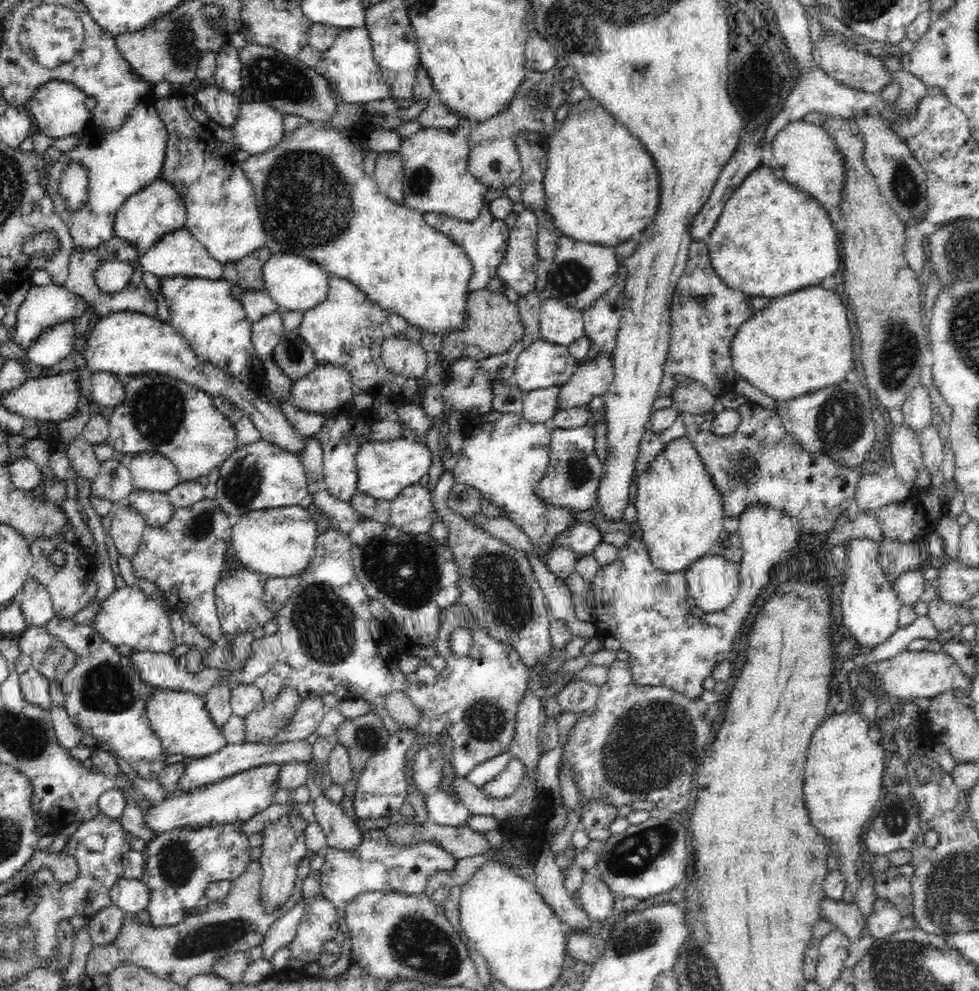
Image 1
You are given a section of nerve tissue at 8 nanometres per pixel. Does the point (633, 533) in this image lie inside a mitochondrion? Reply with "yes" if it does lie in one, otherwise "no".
no

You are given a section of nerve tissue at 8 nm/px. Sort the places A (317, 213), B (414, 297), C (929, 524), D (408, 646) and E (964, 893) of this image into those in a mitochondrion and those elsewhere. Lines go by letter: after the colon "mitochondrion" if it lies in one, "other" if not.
A: mitochondrion
B: other
C: other
D: other
E: mitochondrion

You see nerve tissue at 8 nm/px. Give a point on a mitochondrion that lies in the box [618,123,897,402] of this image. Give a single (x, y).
(701, 299)

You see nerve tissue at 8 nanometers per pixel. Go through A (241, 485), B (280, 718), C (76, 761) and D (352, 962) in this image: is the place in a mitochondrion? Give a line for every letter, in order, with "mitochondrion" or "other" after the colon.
A: mitochondrion
B: mitochondrion
C: other
D: other

